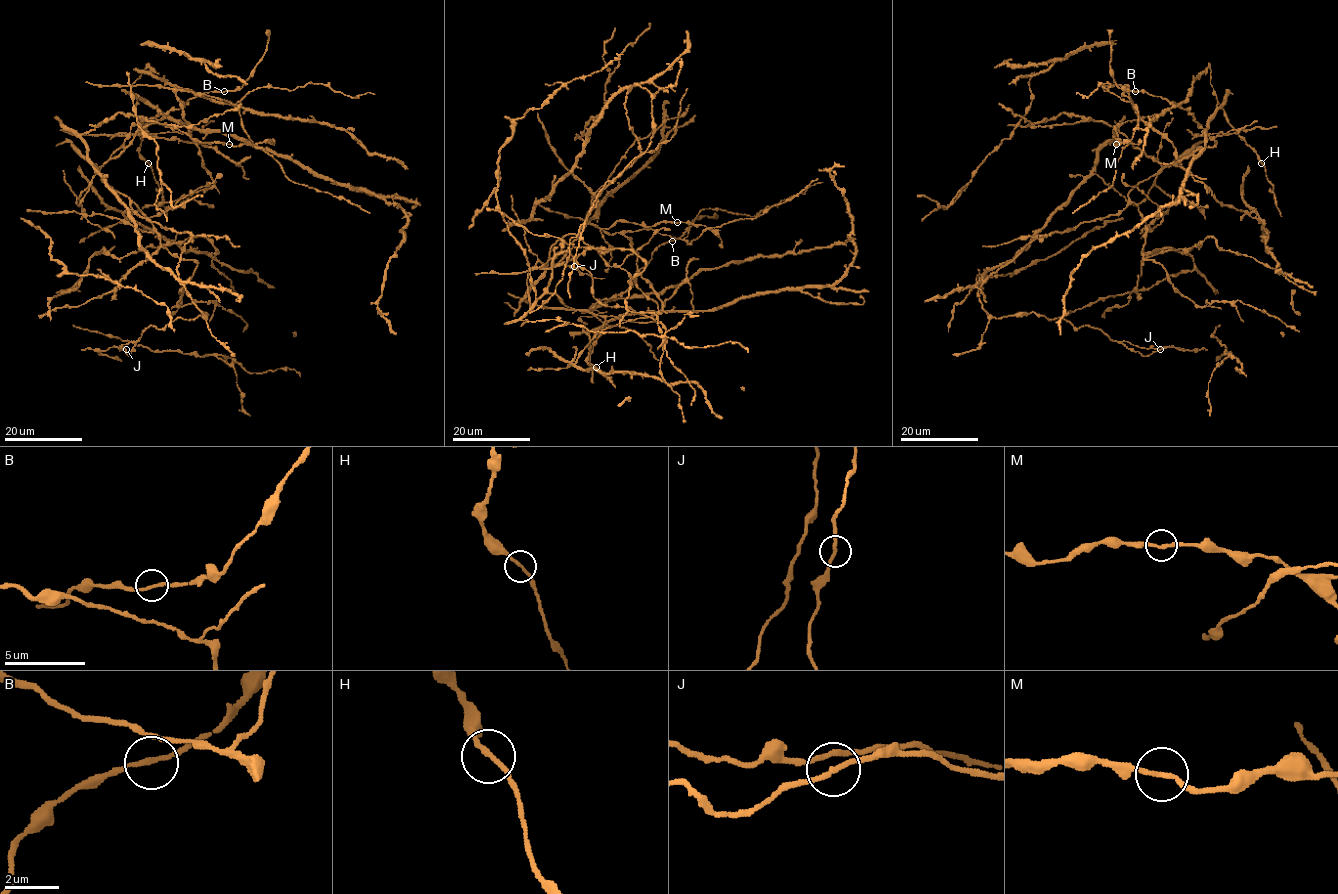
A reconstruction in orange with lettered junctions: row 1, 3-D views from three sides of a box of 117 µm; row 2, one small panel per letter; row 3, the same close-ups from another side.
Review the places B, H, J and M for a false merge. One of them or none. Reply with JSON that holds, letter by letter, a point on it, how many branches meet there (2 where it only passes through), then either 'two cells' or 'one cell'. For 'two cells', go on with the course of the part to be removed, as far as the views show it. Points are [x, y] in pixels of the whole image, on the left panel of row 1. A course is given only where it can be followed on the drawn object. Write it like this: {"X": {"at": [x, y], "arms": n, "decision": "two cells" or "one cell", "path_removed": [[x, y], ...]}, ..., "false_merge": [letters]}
{"B": {"at": [224, 91], "arms": 2, "decision": "one cell"}, "H": {"at": [148, 163], "arms": 2, "decision": "one cell"}, "J": {"at": [126, 349], "arms": 2, "decision": "one cell"}, "M": {"at": [229, 144], "arms": 2, "decision": "one cell"}, "false_merge": []}

